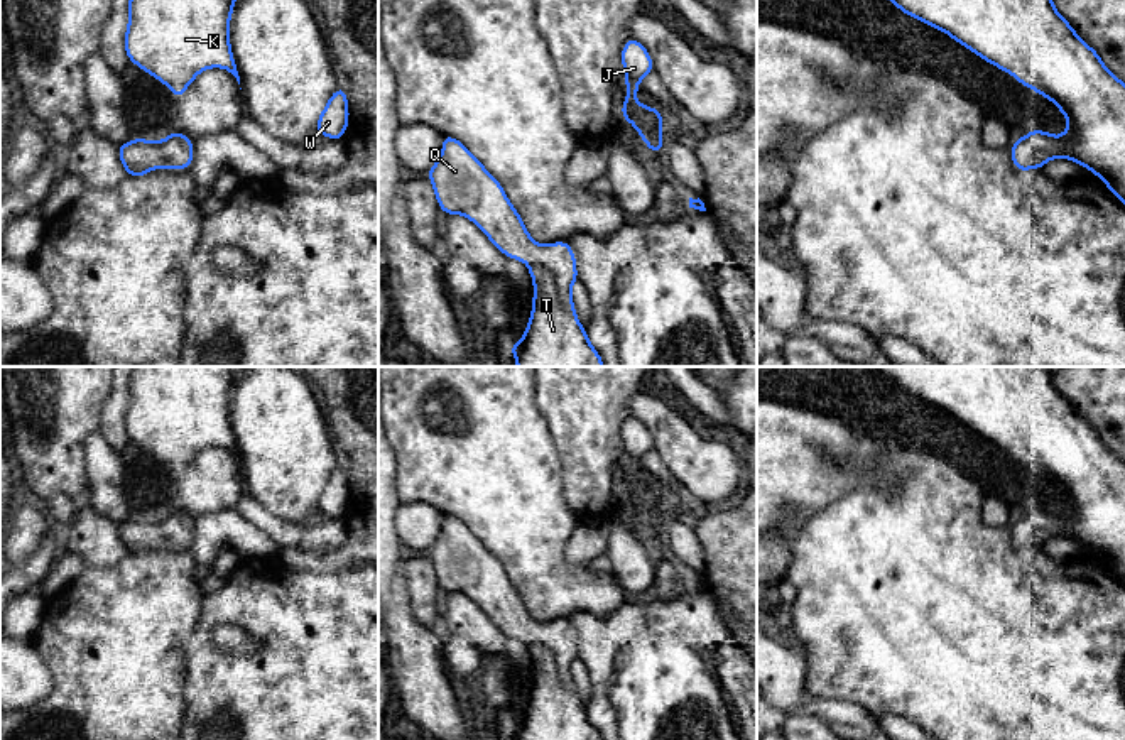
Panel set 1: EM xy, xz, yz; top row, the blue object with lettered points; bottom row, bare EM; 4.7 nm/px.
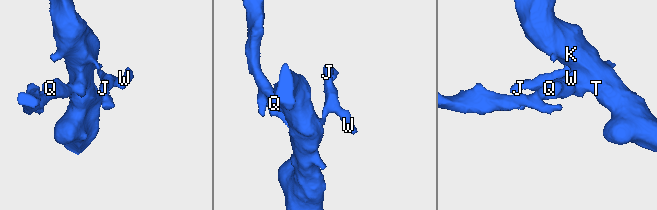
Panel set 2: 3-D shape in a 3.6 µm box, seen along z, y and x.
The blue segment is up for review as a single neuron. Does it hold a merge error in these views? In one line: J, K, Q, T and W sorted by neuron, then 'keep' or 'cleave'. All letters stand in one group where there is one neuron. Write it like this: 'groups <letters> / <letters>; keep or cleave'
groups J K Q T W; keep

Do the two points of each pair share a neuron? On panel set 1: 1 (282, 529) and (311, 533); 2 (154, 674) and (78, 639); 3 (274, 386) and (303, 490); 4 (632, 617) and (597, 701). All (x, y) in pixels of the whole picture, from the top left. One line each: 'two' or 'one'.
1: one
2: one
3: one
4: one

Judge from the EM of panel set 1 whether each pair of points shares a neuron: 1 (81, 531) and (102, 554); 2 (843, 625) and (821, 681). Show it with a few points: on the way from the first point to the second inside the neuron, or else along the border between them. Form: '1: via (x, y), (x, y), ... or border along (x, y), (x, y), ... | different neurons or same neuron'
1: via (86, 536), (100, 549) | same neuron
2: via (843, 639), (843, 659), (835, 668) | same neuron

